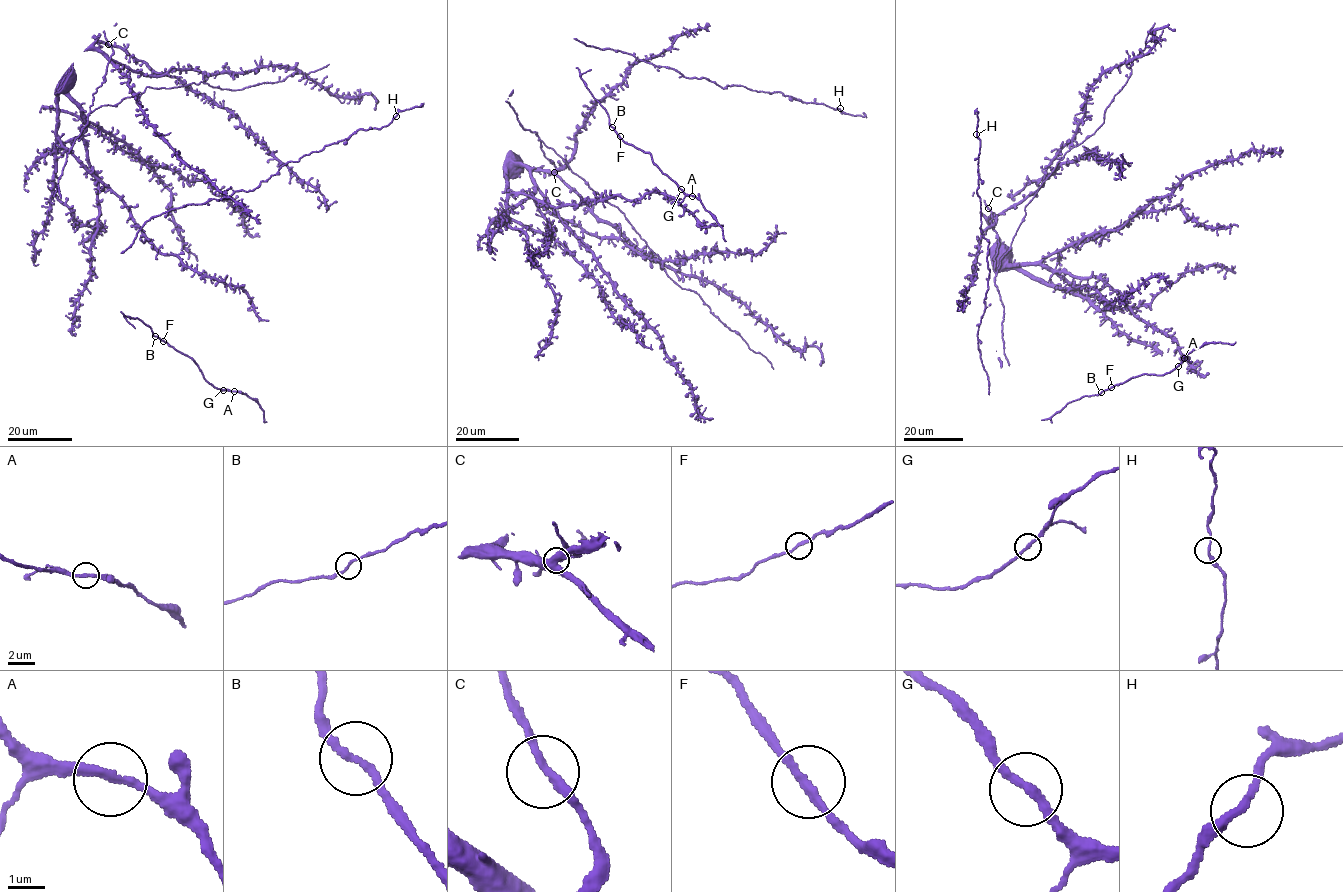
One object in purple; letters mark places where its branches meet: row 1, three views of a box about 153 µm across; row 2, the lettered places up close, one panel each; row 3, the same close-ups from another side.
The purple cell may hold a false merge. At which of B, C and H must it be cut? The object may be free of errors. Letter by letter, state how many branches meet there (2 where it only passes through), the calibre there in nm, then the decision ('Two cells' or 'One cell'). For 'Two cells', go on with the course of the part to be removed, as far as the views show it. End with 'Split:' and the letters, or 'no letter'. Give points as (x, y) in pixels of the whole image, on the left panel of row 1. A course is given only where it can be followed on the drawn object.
B: Branches: 2. Thickness 200 nm. One cell
C: Branches: 2. Thickness 200 nm. One cell
H: Branches: 2. Thickness 200 nm. One cell
Split: no letter

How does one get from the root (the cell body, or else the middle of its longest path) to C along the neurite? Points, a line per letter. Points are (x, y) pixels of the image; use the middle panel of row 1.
C: (602, 97), (575, 134), (575, 152), (566, 164), (554, 172)

